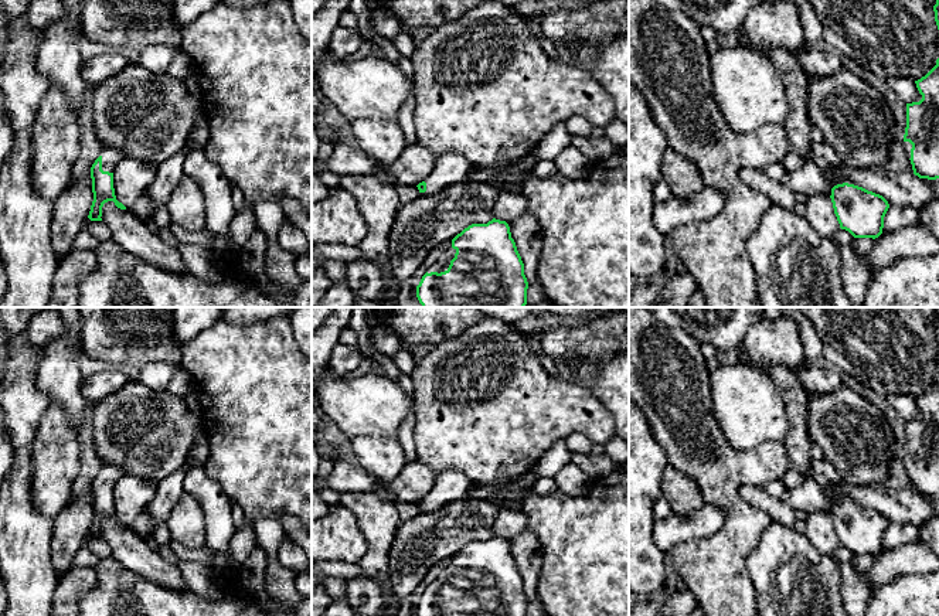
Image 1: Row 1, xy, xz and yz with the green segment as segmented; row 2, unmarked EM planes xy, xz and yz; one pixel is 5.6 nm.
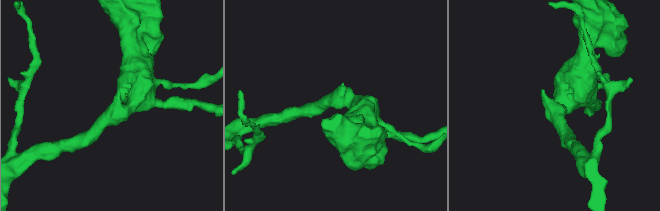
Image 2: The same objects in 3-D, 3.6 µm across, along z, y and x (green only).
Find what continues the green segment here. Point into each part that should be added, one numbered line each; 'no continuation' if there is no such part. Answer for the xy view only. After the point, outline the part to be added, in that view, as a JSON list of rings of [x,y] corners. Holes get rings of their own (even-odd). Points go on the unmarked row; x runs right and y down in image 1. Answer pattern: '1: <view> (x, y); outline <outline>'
1: xy (111, 473); outline [[[106,464],[101,469],[102,487],[113,490],[115,483],[125,474],[123,469],[115,464]]]

